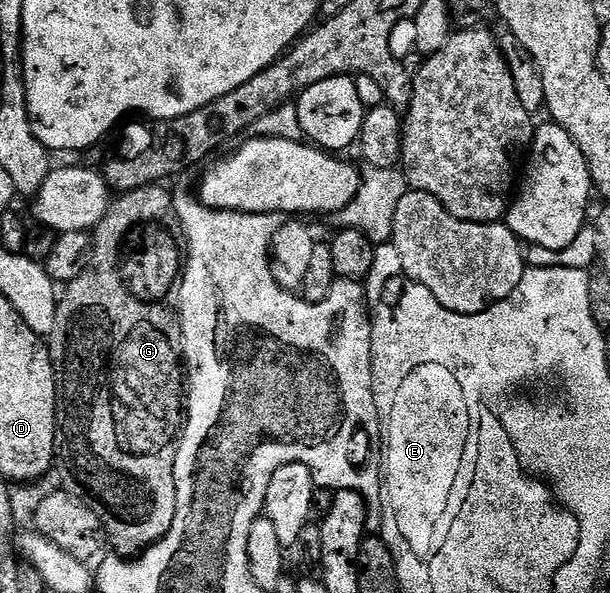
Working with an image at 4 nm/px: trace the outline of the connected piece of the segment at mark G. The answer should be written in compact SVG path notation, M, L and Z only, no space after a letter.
M150 185L146 187L139 187L135 191L125 191L122 192L112 202L111 206L108 207L107 212L105 213L103 220L99 222L98 225L93 229L93 242L91 244L91 249L89 252L89 262L84 266L83 270L80 271L76 279L70 280L67 283L67 292L65 297L61 300L58 300L56 309L55 309L55 324L51 330L49 336L49 346L51 348L51 360L53 361L53 369L55 370L55 391L56 391L56 403L55 403L55 445L57 448L57 467L60 467L63 470L63 483L62 486L66 490L72 493L82 493L88 500L94 501L104 512L108 511L117 522L111 527L111 543L116 552L123 557L135 557L140 553L147 550L147 548L152 547L155 543L155 540L164 534L165 531L168 531L172 525L173 517L175 516L175 510L177 509L177 489L175 488L175 449L179 441L179 436L185 422L185 371L181 366L181 344L183 342L183 330L179 328L177 322L177 311L174 306L171 307L167 304L167 298L172 298L173 292L176 290L177 284L181 279L181 268L185 263L185 255L181 250L181 239L177 232L180 230L179 220L175 214L175 204L173 202L173 195L170 195L169 192L163 188L163 185Z

